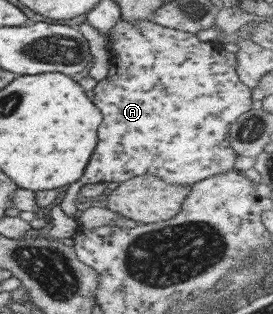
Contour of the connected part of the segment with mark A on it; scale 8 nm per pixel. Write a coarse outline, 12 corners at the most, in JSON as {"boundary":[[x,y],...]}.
{"boundary":[[118,19],[82,185],[233,169],[236,56]]}

